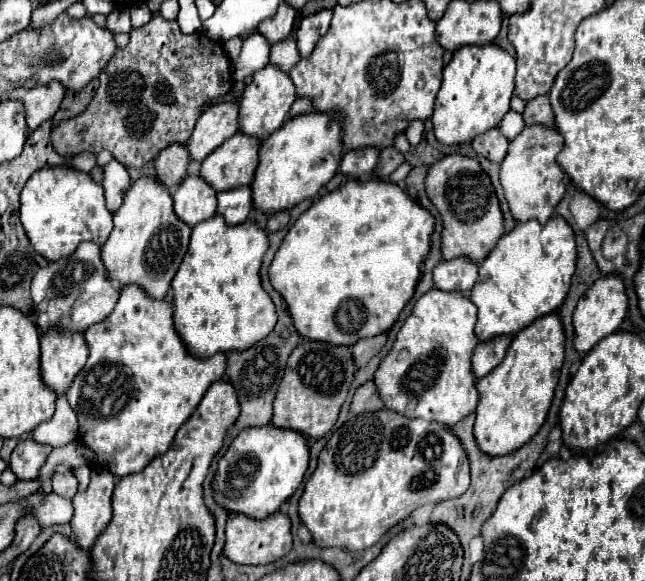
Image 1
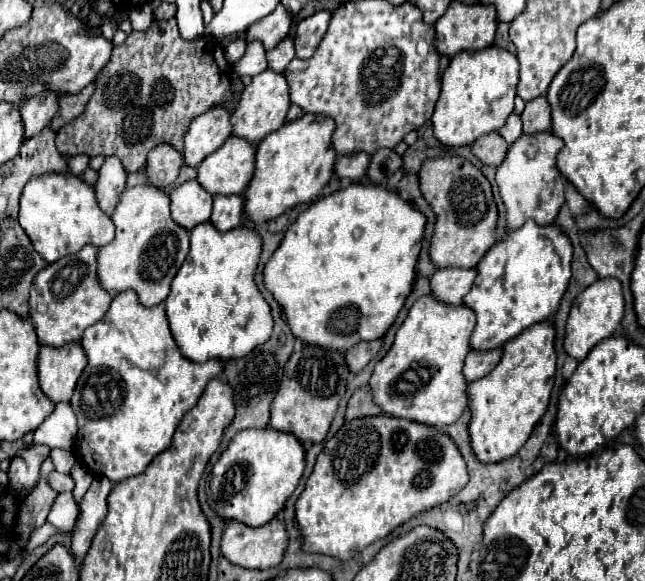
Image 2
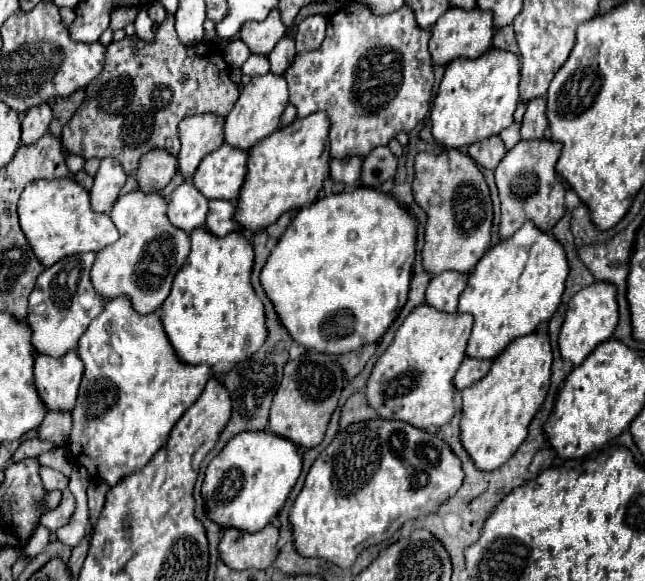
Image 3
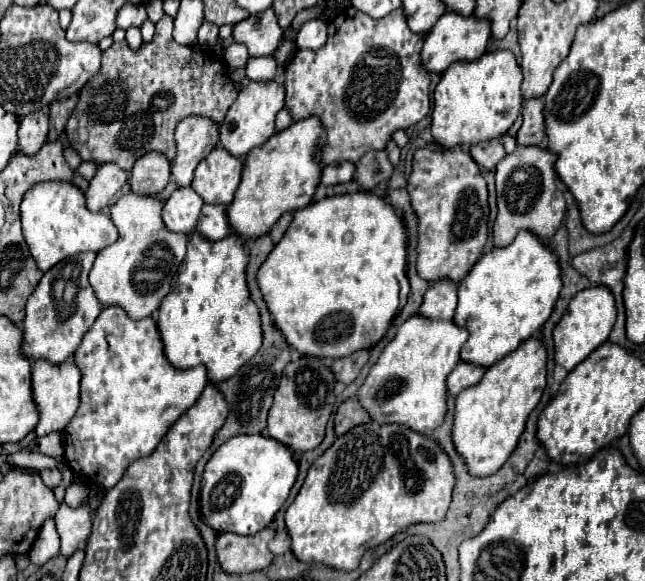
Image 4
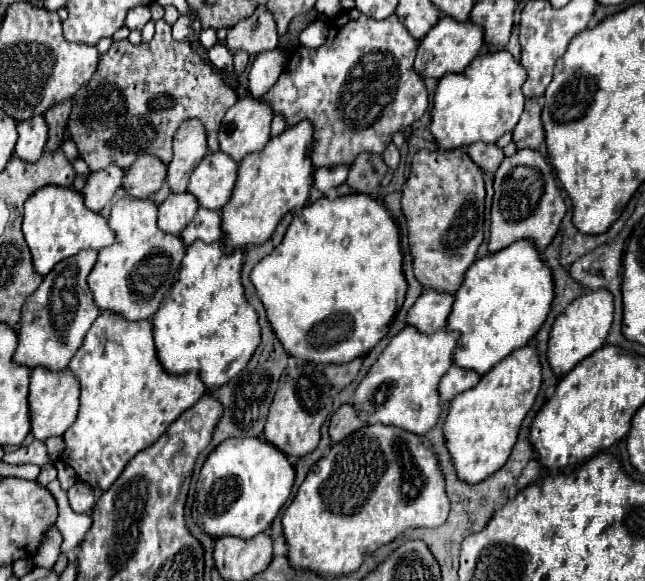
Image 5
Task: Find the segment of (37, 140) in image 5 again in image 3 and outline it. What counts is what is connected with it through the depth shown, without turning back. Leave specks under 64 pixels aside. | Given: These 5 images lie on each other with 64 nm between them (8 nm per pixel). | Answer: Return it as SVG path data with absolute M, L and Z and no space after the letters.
M44 102L44 106L32 106L32 110L24 112L22 118L22 144L34 144L46 130L52 120L52 104Z

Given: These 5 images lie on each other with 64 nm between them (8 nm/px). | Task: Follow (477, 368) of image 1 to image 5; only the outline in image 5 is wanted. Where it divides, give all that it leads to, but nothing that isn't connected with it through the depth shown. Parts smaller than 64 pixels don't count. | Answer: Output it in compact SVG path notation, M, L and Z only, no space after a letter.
M452 366L446 374L444 374L444 378L442 378L442 382L440 382L440 398L446 402L446 400L452 400L456 394L460 394L460 392L464 392L464 390L470 390L474 384L478 384L478 380L480 380L480 376L476 374L476 372L472 372L472 370L464 370L464 368L460 368L460 366Z

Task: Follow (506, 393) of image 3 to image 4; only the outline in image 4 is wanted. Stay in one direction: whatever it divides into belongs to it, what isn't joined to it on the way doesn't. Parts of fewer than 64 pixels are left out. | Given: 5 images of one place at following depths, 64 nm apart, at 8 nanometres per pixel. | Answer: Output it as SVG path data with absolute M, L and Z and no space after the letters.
M528 338L514 352L506 354L504 360L492 364L478 384L458 394L454 412L454 444L464 456L470 474L490 476L498 472L514 452L526 420L546 388L546 360L546 344L540 338Z

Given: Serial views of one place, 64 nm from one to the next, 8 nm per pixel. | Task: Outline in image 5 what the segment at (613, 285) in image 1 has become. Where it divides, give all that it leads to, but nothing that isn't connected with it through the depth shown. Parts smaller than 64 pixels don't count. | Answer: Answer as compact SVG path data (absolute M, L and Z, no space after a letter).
M588 290L582 296L578 296L574 302L566 306L566 310L556 318L550 342L548 342L548 362L554 372L570 372L578 362L582 362L586 356L590 356L594 350L602 348L608 336L608 330L612 326L612 314L614 314L614 298L608 294L608 290Z

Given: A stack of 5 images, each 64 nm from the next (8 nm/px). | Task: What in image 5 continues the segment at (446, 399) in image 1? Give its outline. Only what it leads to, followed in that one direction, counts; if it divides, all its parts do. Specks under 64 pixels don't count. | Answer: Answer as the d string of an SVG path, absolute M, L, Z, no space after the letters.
M404 326L384 348L376 364L356 388L354 406L366 424L392 424L418 436L428 434L440 420L442 404L438 396L440 378L452 366L452 352L456 350L460 334L448 328L420 334L414 326Z

